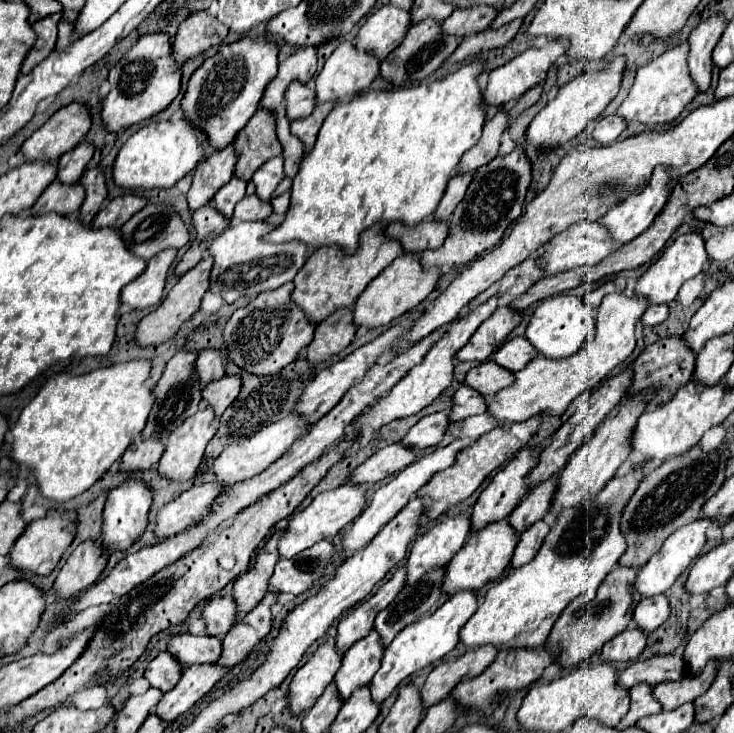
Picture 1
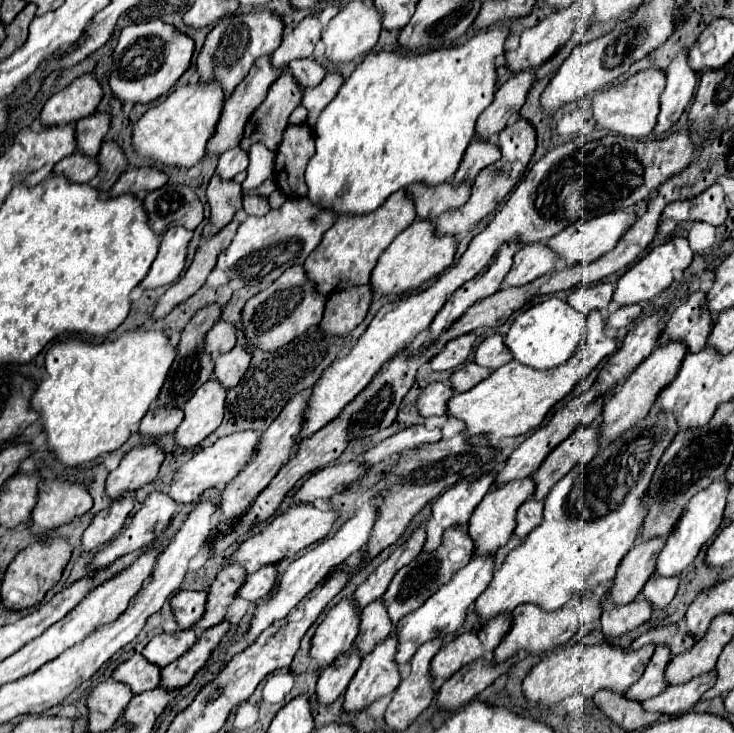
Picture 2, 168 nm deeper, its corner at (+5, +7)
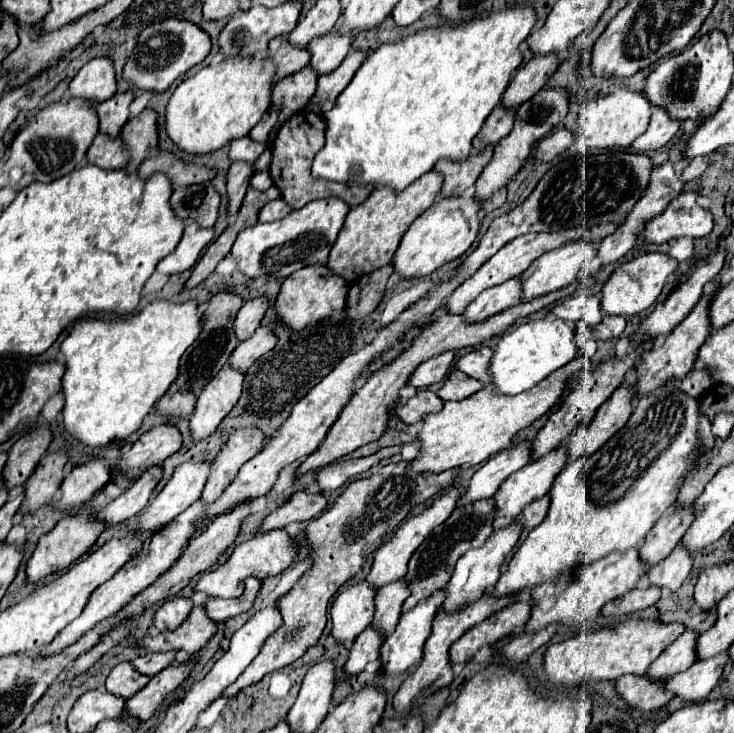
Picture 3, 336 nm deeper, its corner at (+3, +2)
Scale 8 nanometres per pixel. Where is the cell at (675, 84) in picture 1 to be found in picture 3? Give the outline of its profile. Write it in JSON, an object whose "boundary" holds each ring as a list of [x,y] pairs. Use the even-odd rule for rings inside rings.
{"boundary":[[[618,89],[608,97],[598,97],[582,105],[574,127],[577,155],[587,155],[592,149],[626,149],[648,127],[652,105],[644,101],[644,95],[628,89]]]}

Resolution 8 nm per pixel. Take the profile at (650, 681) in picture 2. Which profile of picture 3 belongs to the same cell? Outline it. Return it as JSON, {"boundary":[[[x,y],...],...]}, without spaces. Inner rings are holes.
{"boundary":[[[686,629],[650,665],[648,675],[650,677],[664,677],[664,679],[668,679],[668,677],[688,669],[688,665],[692,665],[696,661],[696,641],[698,641],[698,633],[694,629]]]}

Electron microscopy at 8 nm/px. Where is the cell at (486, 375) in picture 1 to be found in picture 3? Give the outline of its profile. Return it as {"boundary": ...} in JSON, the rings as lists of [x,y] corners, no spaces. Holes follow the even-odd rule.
{"boundary":[[[452,369],[448,373],[444,385],[438,389],[438,397],[442,401],[460,401],[460,399],[474,395],[480,389],[482,389],[480,381],[476,381],[472,377],[464,377],[464,373],[460,373],[458,369]]]}

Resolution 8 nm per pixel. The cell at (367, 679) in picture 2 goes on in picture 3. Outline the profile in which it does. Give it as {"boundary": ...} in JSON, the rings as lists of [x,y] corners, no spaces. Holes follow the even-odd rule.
{"boundary":[[[432,593],[426,601],[420,601],[414,609],[406,611],[400,617],[400,623],[394,633],[384,639],[380,649],[382,667],[386,673],[402,673],[414,669],[414,665],[422,659],[424,641],[430,635],[432,619],[444,601],[444,593]]]}

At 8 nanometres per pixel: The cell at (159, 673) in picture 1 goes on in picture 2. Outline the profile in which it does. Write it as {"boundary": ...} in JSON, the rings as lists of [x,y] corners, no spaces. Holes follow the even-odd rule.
{"boundary":[[[134,654],[130,660],[122,662],[114,670],[112,678],[128,684],[134,694],[140,694],[140,692],[154,690],[156,686],[160,686],[162,674],[160,674],[160,666],[148,664],[148,660],[144,660],[142,654]]]}

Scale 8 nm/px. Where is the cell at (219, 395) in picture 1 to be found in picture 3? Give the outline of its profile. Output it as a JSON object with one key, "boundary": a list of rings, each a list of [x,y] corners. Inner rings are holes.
{"boundary":[[[260,325],[252,337],[248,337],[246,341],[242,341],[234,349],[234,353],[230,357],[230,365],[236,367],[236,369],[240,369],[240,371],[246,371],[258,357],[262,357],[264,353],[268,353],[276,345],[276,341],[278,341],[276,333],[270,327]]]}

